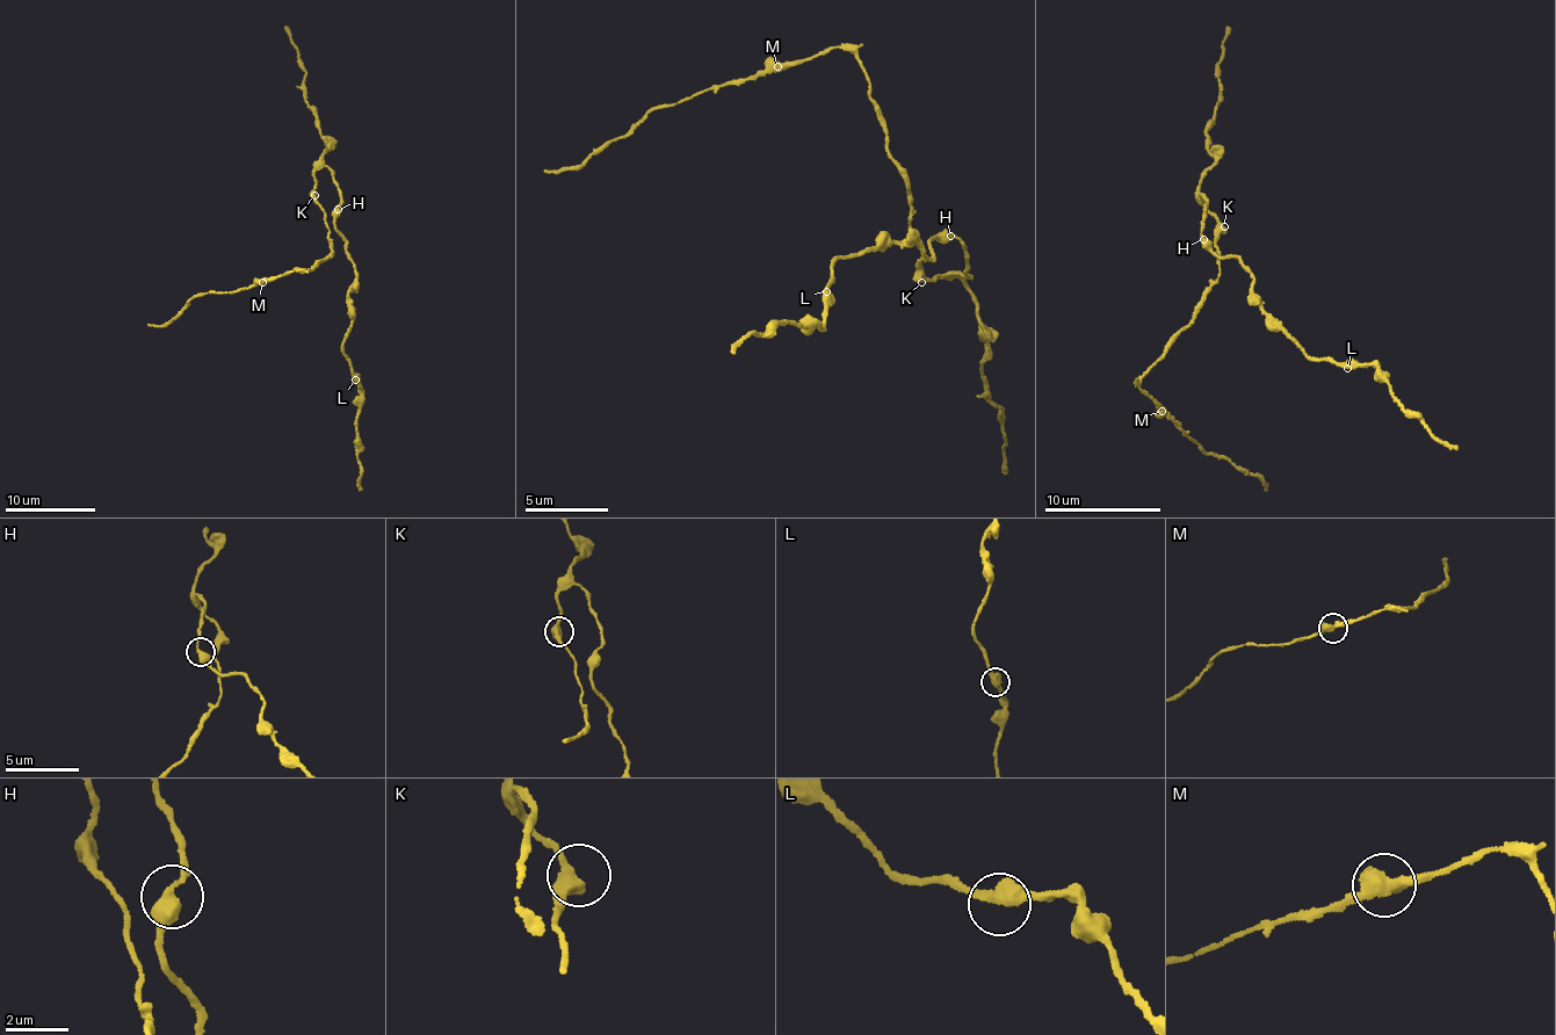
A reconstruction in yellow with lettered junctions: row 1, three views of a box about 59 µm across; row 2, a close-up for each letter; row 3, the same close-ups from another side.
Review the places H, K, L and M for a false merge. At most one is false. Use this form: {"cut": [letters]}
{"cut": []}

